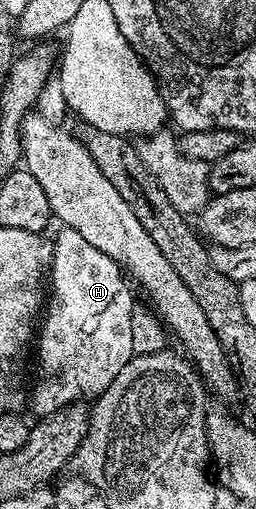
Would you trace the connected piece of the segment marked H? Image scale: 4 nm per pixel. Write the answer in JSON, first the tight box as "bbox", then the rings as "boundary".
{"bbox":[27,228,135,416],"boundary":[[[61,228],[52,243],[53,263],[50,264],[47,275],[47,309],[35,338],[37,383],[34,386],[32,383],[31,393],[27,398],[28,405],[33,405],[34,412],[41,414],[37,416],[48,416],[56,410],[62,410],[64,406],[85,400],[81,398],[96,399],[135,356],[131,348],[131,316],[135,303],[122,267],[111,260],[111,256],[99,252],[99,248],[87,244],[87,240],[83,240],[83,236],[79,236],[79,232],[74,230]]]}

